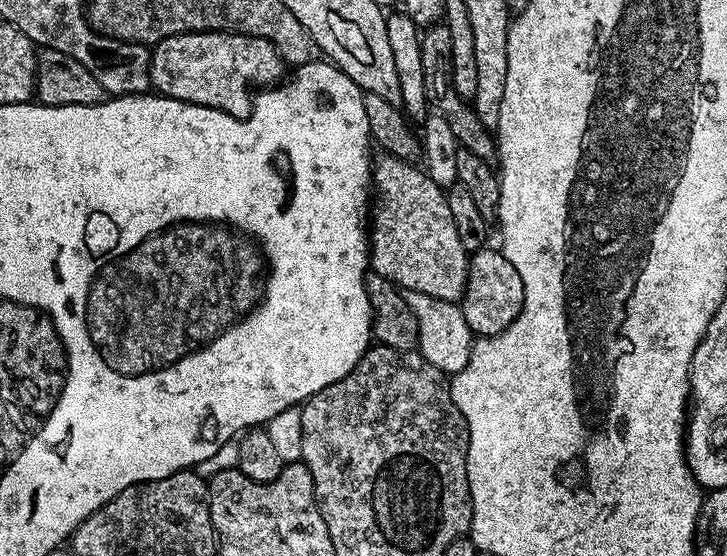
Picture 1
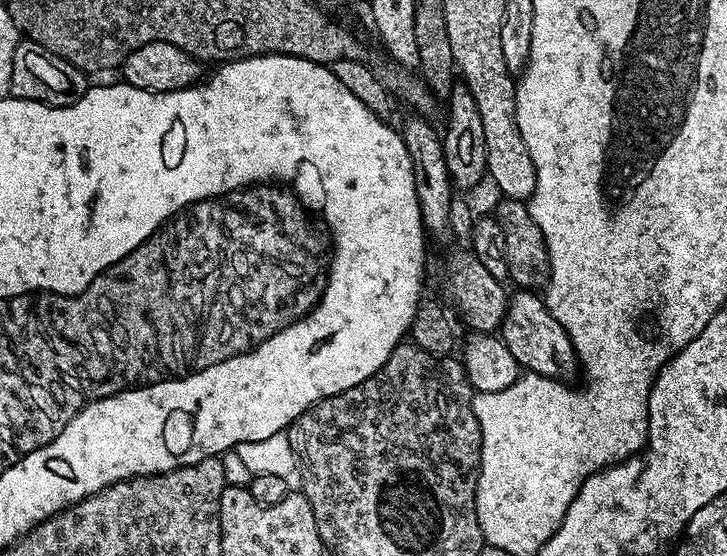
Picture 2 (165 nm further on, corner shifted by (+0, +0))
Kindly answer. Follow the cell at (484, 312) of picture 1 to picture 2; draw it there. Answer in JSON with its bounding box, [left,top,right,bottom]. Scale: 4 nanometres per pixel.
[498,290,578,381]

